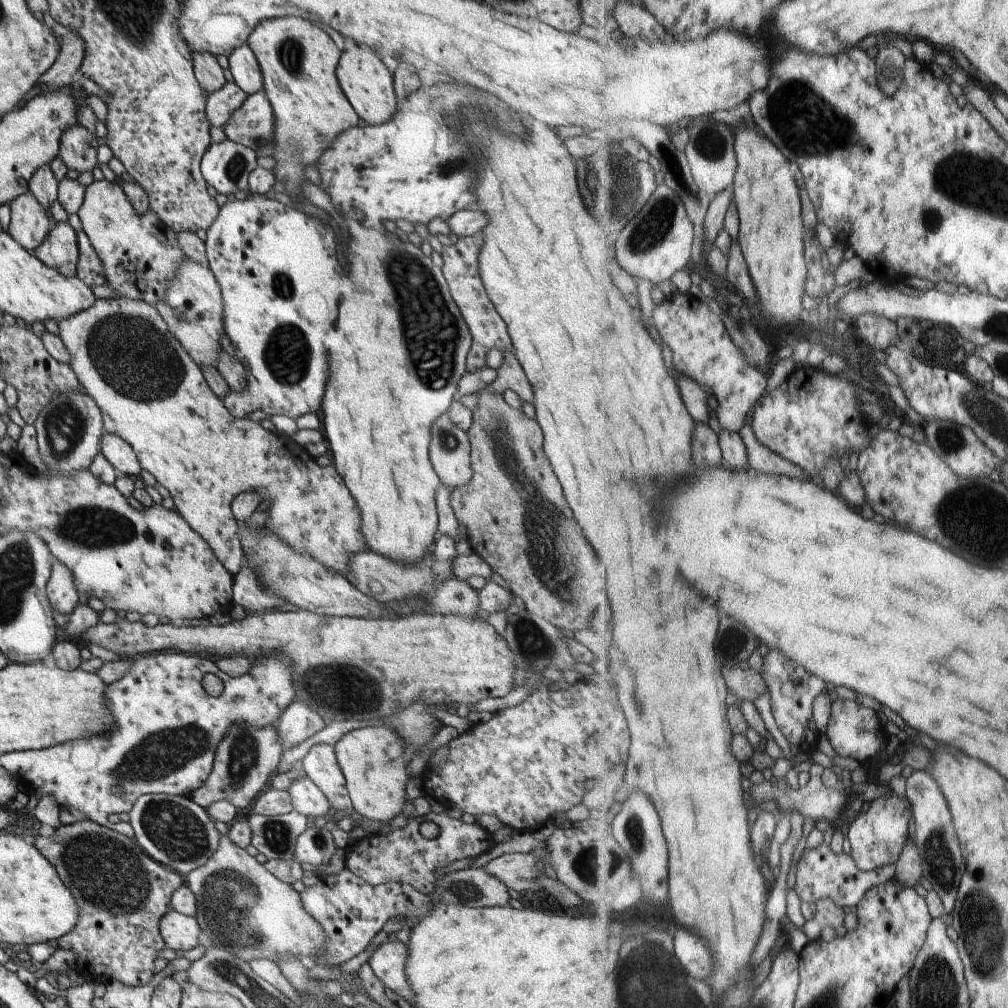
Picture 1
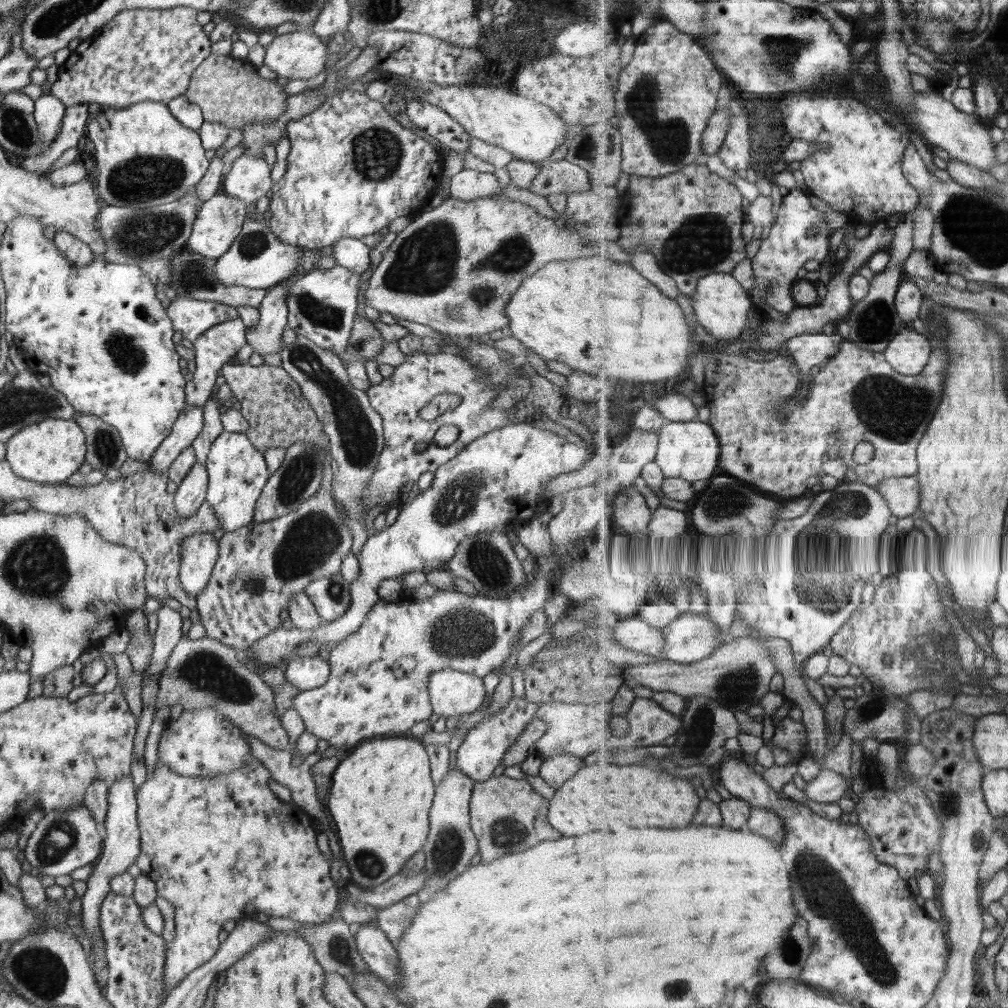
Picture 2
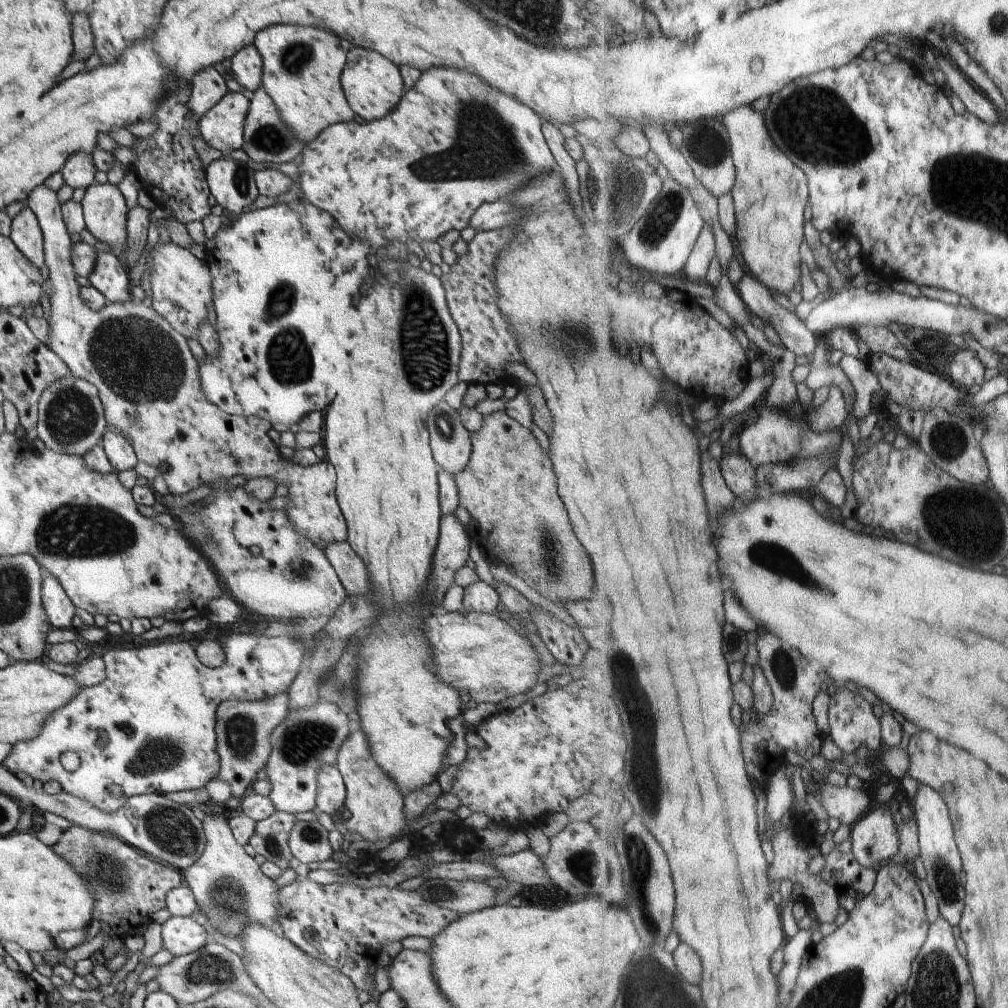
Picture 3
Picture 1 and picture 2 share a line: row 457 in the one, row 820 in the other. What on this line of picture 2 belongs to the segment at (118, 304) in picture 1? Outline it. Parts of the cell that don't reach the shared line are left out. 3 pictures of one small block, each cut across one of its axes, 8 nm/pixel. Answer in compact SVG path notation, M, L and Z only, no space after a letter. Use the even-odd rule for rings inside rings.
M252 759L250 763L232 771L232 773L216 775L212 778L180 775L172 771L164 761L158 760L154 766L154 771L147 774L146 782L135 793L137 824L140 827L140 855L136 858L134 864L140 868L142 875L146 875L154 881L157 895L171 901L176 914L174 918L176 937L172 940L172 943L166 943L166 947L164 947L164 956L166 956L164 971L162 971L162 976L164 976L164 999L192 970L196 970L216 955L216 951L220 947L218 935L223 929L224 921L234 920L238 922L245 916L254 915L256 911L263 911L268 917L285 917L308 925L320 925L332 920L332 915L339 902L338 886L335 885L336 882L330 875L331 866L329 861L317 846L316 836L319 832L313 824L314 820L308 814L303 814L294 802L285 803L280 800L270 790L270 780L270 771L258 759Z

